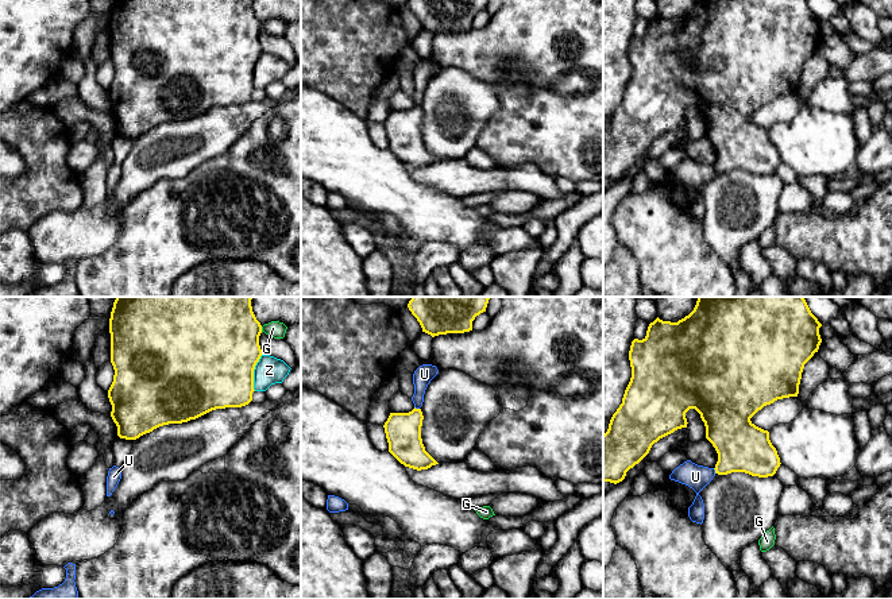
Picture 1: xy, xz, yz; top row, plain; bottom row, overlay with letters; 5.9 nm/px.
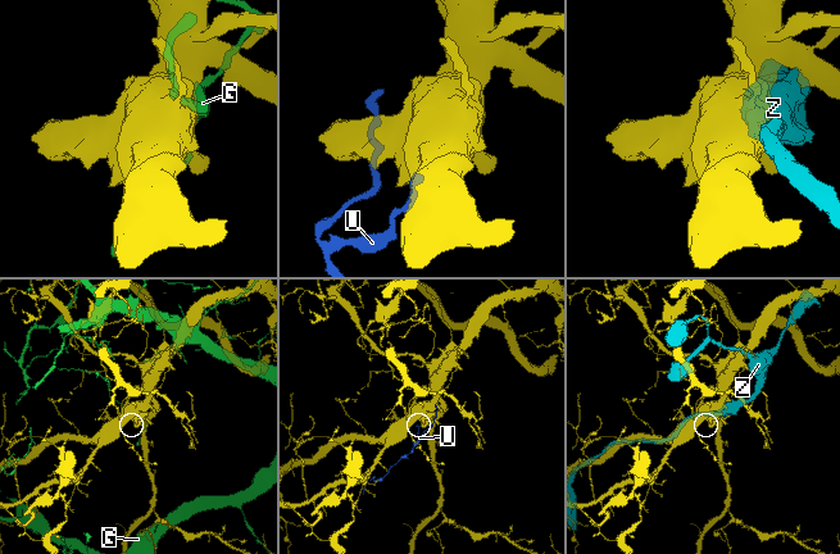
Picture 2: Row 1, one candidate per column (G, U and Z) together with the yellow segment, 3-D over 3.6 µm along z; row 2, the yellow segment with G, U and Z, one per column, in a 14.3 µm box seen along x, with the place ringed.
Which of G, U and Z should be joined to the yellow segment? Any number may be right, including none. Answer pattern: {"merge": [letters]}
{"merge": []}

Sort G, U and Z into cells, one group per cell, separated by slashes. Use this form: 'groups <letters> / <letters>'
groups G / U / Z

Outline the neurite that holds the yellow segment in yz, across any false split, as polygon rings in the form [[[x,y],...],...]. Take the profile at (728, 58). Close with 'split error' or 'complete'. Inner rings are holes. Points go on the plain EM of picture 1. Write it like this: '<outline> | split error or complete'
[[[696,0],[694,8],[677,20],[663,19],[659,15],[649,22],[646,34],[642,38],[634,36],[629,49],[632,76],[625,88],[622,101],[613,112],[609,127],[603,132],[603,179],[619,181],[626,170],[638,162],[650,148],[652,143],[660,136],[673,131],[677,127],[687,125],[686,111],[695,107],[706,124],[706,136],[713,142],[718,151],[715,171],[727,173],[731,170],[745,170],[752,174],[773,174],[780,165],[780,155],[769,138],[769,130],[756,124],[750,116],[764,104],[777,97],[798,94],[799,82],[804,62],[818,50],[822,40],[819,26],[822,22],[811,11],[807,0]]] | complete

